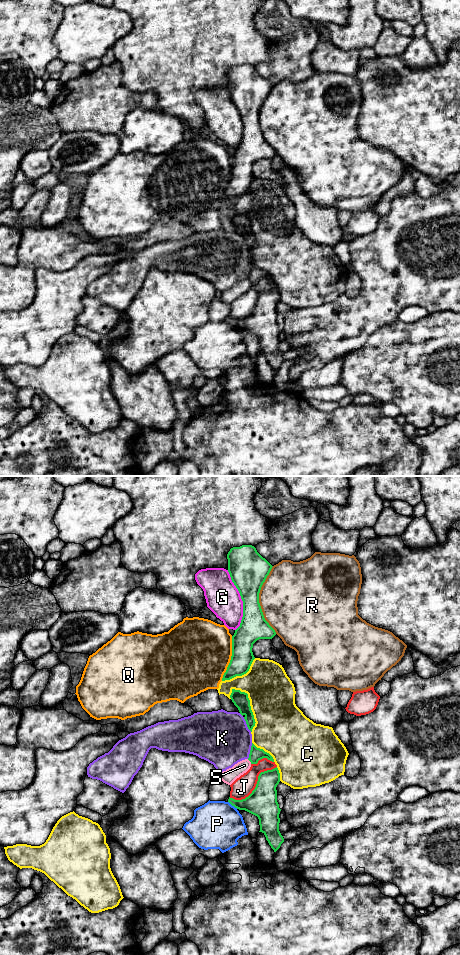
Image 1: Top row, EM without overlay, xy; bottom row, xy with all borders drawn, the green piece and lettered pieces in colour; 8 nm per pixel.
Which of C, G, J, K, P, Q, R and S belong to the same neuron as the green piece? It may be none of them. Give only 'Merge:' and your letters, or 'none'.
Merge: none

